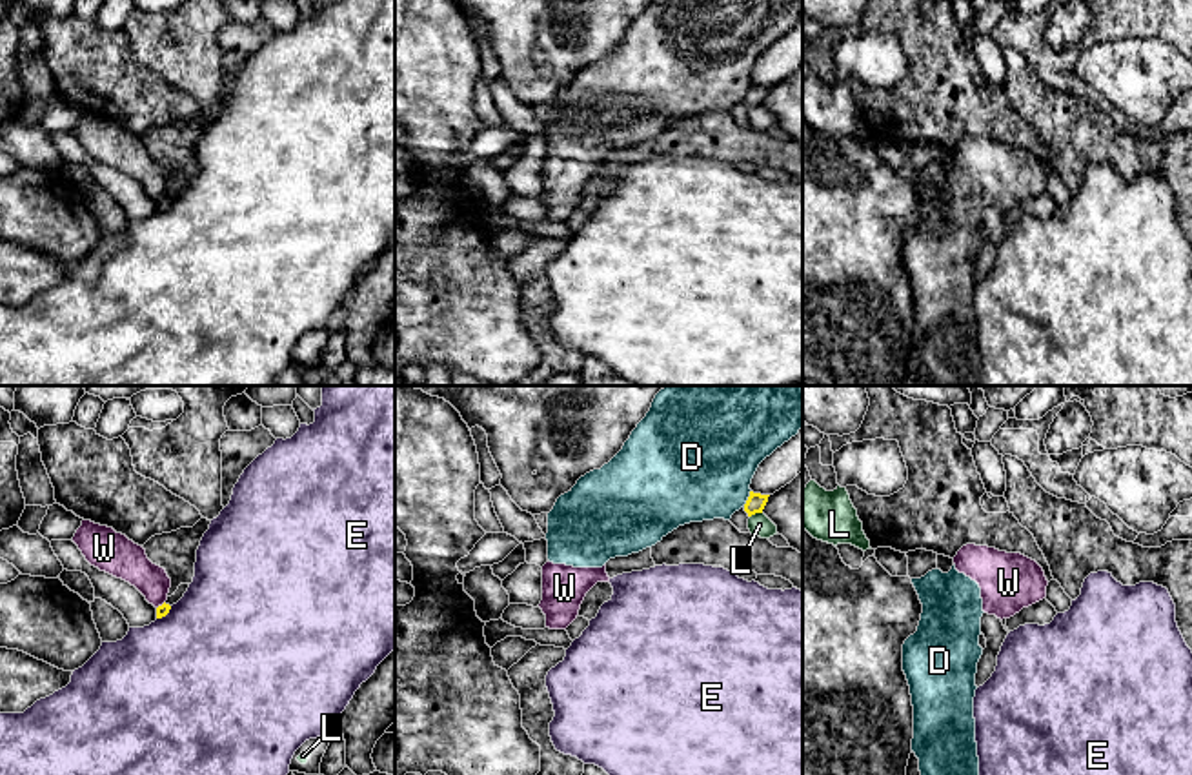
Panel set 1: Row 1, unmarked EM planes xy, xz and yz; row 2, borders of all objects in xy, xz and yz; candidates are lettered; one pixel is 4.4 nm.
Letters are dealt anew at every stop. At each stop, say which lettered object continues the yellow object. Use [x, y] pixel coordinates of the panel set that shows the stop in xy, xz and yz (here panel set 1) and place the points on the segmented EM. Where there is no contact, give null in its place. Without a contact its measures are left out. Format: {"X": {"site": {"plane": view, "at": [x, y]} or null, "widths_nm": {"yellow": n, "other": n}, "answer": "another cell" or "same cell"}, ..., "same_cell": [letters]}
{"D": {"site": {"plane": "xz", "at": [748, 499]}, "widths_nm": {"yellow": 90, "other": 460}, "answer": "another cell"}, "E": {"site": {"plane": "xy", "at": [164, 615]}, "widths_nm": {"yellow": 50, "other": 500}, "answer": "another cell"}, "L": {"site": {"plane": "xz", "at": [756, 512]}, "widths_nm": {"yellow": 90, "other": 100}, "answer": "another cell"}, "W": {"site": {"plane": "xy", "at": [162, 604]}, "widths_nm": {"yellow": 50, "other": 170}, "answer": "another cell"}, "same_cell": []}

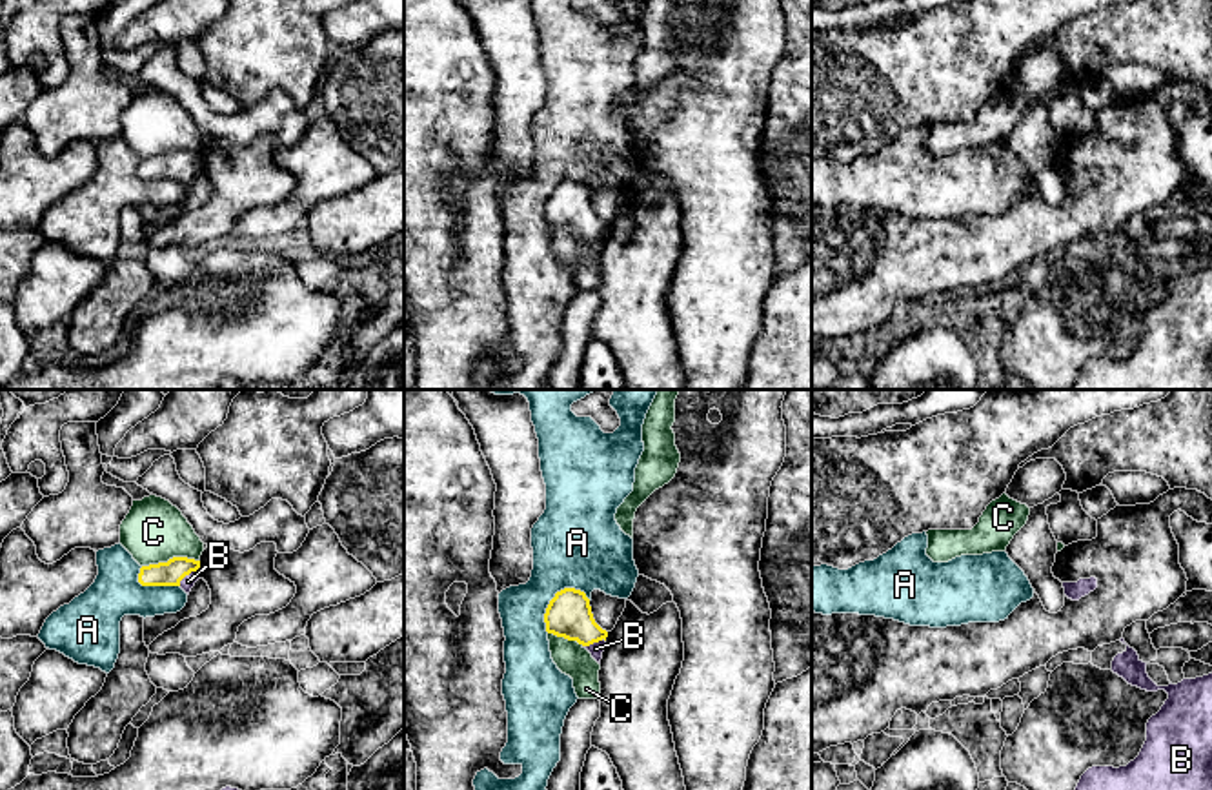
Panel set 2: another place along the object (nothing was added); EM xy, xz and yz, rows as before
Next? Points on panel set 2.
{"A": {"site": {"plane": "xz", "at": [552, 599]}, "widths_nm": {"yellow": 200, "other": 360}, "answer": "another cell"}, "B": {"site": {"plane": "xz", "at": [594, 641]}, "widths_nm": {"yellow": 200, "other": 60}, "answer": "same cell"}, "C": {"site": {"plane": "xy", "at": [170, 559]}, "widths_nm": {"yellow": 110, "other": 280}, "answer": "another cell"}, "same_cell": ["B"]}

